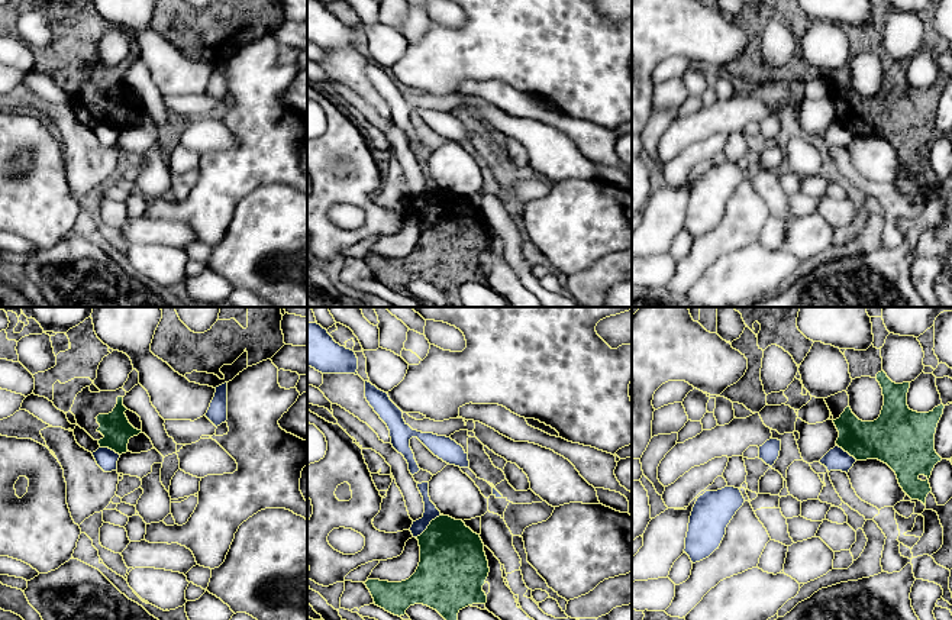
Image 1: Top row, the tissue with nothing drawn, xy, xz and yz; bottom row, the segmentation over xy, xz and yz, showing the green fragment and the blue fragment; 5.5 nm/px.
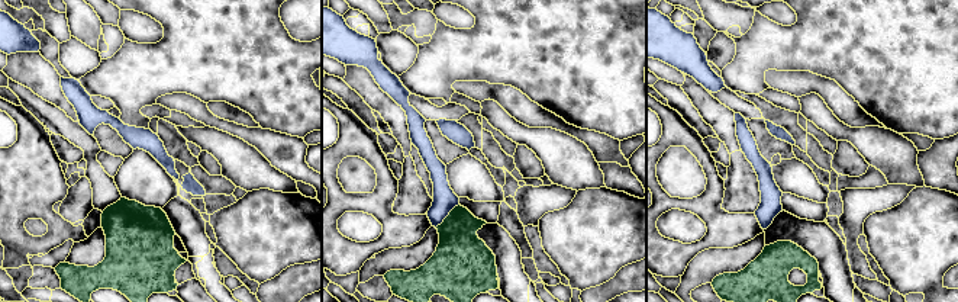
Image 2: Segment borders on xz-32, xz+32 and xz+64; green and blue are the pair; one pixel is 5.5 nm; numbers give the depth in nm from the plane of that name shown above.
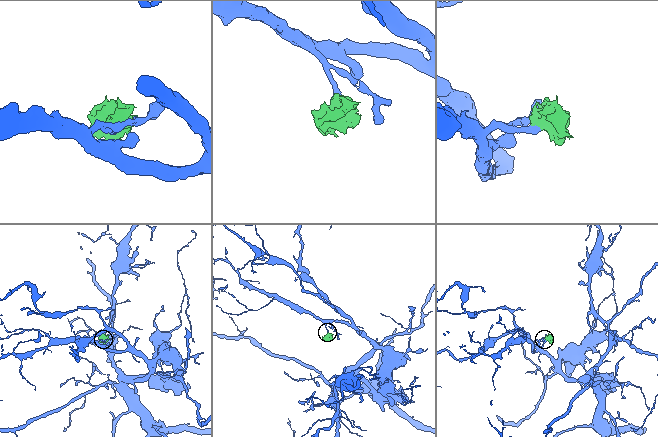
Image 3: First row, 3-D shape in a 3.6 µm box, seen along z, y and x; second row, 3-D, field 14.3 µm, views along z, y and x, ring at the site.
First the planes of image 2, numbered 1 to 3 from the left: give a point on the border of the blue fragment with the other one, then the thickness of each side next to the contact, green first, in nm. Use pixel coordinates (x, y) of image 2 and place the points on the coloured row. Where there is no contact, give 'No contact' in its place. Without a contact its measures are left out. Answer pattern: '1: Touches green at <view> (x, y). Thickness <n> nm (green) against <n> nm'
1: No contact
2: Touches green at xz+32 (447, 217). Thickness 300 nm (green) against 130 nm
3: No contact

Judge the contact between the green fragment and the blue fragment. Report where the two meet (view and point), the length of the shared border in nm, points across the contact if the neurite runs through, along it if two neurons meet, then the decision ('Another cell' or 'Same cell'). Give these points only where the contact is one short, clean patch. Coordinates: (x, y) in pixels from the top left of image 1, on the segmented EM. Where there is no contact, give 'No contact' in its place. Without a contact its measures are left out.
Touches green at xz (429, 525). Shared border 200 nm. Boundary: xz (442, 514), (436, 516), (416, 538). Another cell

